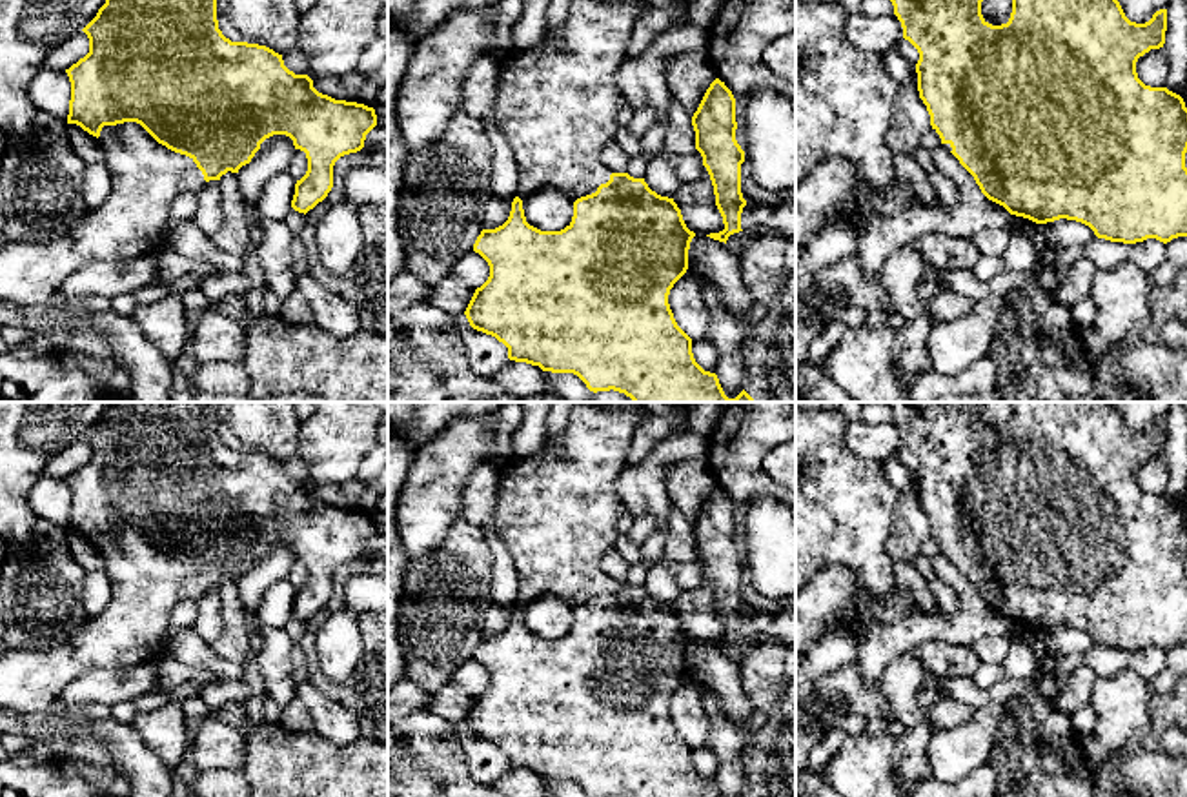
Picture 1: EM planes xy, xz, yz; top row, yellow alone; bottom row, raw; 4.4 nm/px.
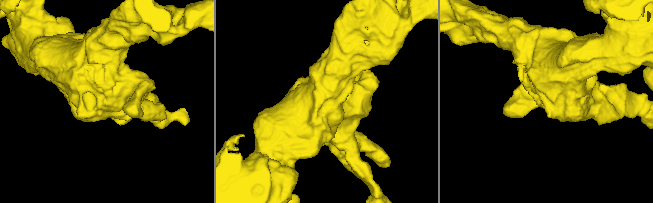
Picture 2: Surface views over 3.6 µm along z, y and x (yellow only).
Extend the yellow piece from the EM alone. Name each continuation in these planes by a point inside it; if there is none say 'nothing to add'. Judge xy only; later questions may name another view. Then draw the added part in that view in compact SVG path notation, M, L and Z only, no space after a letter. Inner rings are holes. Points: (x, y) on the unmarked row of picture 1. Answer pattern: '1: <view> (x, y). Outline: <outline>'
1: xy (146, 585). Outline: M137 530L104 533L98 548L111 580L109 604L102 613L89 617L60 648L49 651L5 650L0 655L0 708L25 717L49 717L51 706L73 681L98 670L133 668L158 661L164 655L164 637L171 626L173 608L208 591L193 566L158 551Z

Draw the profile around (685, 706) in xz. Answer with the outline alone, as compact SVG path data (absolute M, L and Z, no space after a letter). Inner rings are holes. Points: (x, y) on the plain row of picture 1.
M688 675L686 681L674 691L668 702L668 711L677 733L692 748L708 746L712 731L712 721L705 711L699 690L701 682Z

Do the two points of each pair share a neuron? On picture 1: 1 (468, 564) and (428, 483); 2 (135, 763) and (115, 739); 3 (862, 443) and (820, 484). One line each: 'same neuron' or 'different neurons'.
1: different neurons
2: same neuron
3: different neurons

